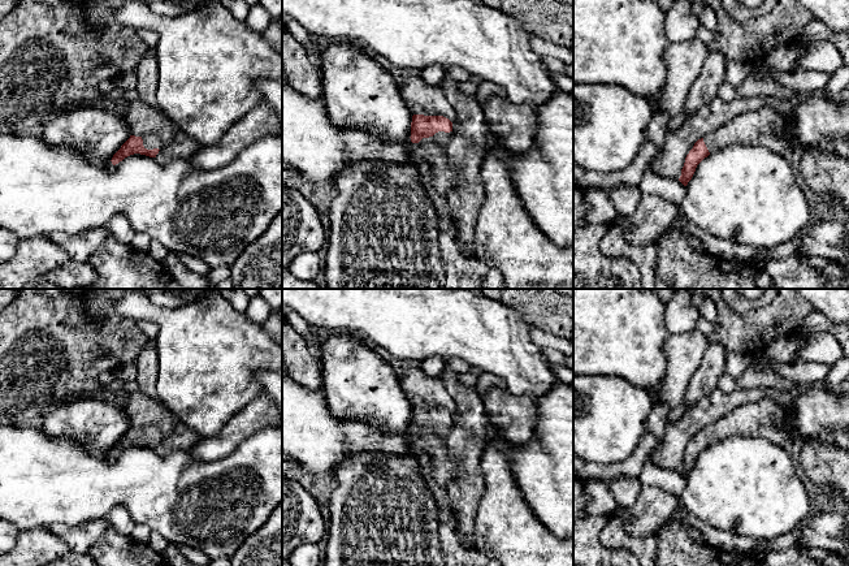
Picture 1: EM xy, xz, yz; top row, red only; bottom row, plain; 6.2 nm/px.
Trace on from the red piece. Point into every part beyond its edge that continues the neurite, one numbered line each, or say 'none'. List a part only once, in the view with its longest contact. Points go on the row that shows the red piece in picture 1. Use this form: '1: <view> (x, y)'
1: xy (151, 141)

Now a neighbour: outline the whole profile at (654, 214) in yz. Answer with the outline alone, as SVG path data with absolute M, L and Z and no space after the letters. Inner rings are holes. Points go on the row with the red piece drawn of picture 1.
M640 194L633 215L616 217L631 245L647 245L657 242L662 233L677 219L679 204L657 194Z

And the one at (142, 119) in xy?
M139 99L127 103L124 120L131 135L143 137L155 133L160 135L164 146L169 144L179 131L179 128L160 108Z

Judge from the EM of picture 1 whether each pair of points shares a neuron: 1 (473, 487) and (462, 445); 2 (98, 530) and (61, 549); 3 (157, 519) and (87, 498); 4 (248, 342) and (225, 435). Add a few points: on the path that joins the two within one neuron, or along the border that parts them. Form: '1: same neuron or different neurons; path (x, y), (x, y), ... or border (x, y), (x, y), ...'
1: same neuron; path (470, 476), (468, 456)
2: different neurons; border (47, 528), (70, 549)
3: same neuron; path (141, 502), (135, 497), (104, 497)
4: different neurons; border (252, 400), (215, 433), (203, 436)

